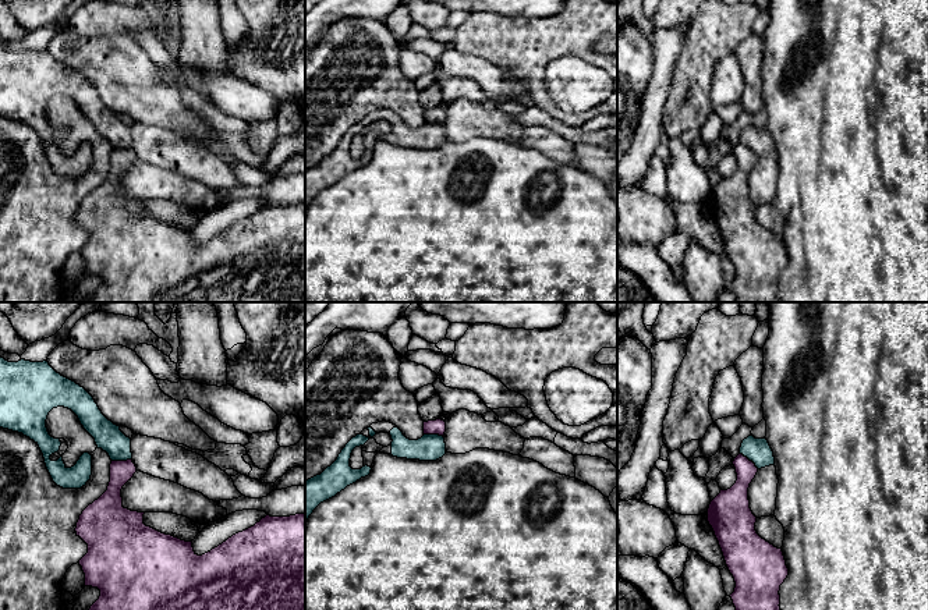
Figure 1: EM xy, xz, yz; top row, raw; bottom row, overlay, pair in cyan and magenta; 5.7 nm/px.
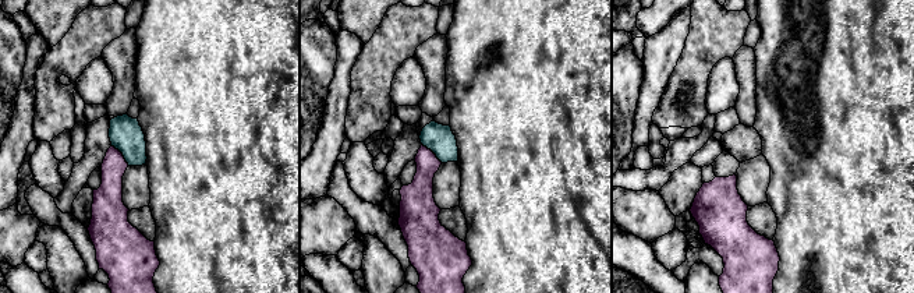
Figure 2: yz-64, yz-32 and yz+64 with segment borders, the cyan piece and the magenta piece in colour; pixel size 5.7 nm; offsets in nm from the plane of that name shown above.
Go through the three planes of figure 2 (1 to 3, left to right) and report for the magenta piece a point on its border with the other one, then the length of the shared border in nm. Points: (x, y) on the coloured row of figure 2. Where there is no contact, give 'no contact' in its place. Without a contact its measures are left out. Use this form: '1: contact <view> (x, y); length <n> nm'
1: contact yz-64 (123, 155); length 160 nm
2: contact yz-32 (432, 151); length 160 nm
3: no contact

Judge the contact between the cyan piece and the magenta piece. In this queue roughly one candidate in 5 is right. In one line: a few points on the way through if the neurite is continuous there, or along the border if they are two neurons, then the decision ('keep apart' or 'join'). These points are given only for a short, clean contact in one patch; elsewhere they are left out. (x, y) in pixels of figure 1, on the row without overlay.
along yz (740, 141), (758, 156) | keep apart

